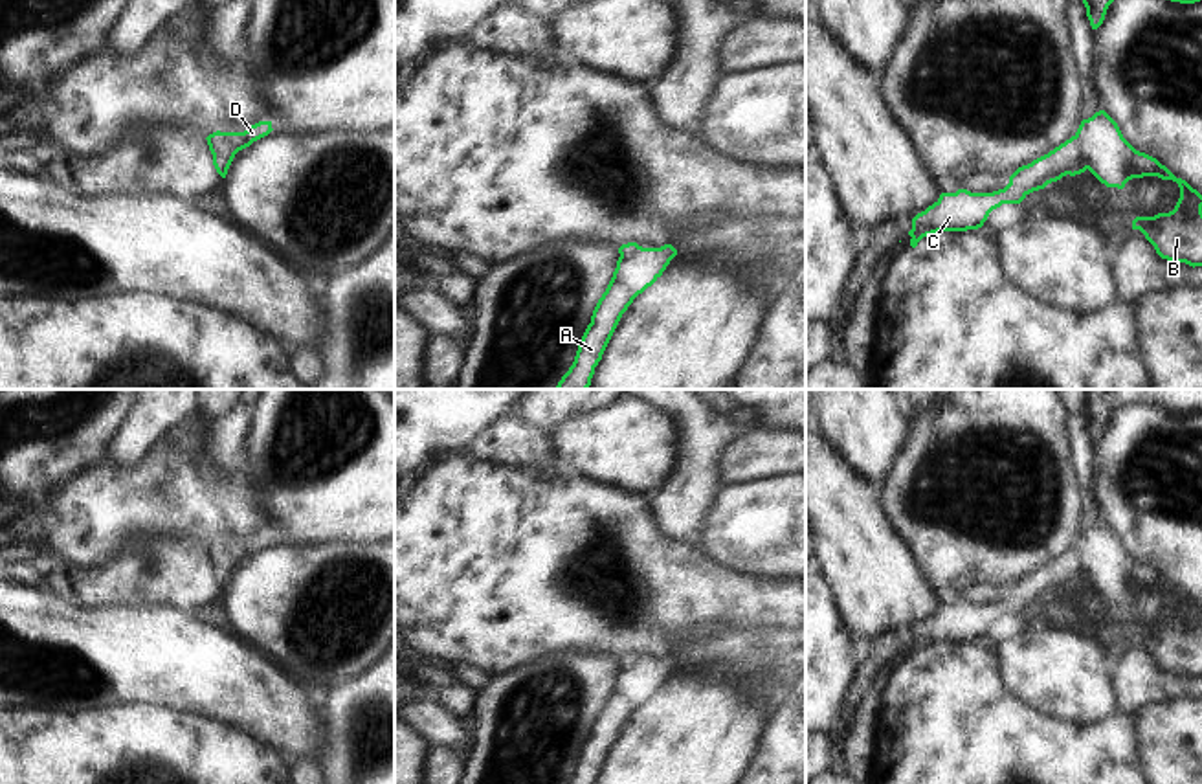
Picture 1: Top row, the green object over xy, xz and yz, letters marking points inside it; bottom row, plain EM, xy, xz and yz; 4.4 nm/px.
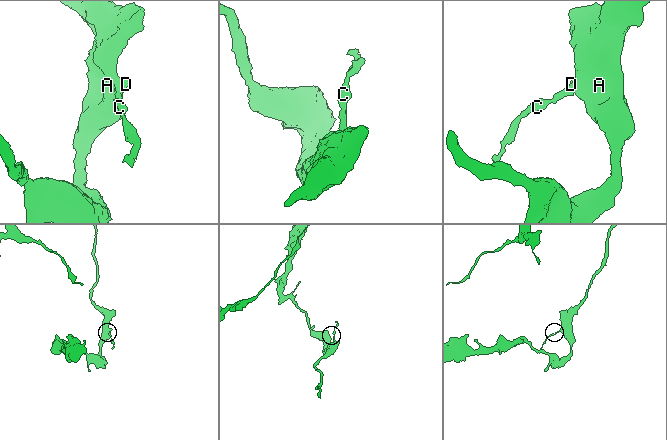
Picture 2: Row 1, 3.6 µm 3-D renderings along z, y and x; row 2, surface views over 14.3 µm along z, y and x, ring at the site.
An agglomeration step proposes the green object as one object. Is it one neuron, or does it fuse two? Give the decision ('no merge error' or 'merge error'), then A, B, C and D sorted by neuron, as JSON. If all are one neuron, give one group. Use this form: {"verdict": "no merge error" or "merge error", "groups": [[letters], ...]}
{"verdict": "merge error", "groups": [["A", "B", "D"], ["C"]]}

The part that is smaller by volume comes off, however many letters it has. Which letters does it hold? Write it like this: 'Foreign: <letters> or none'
Foreign: C

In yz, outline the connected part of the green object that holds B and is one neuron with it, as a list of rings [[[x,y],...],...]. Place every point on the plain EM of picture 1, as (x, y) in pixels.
[[[1105,521],[1083,531],[1075,549],[1086,580],[1107,599],[1123,600],[1129,591],[1143,588],[1178,595],[1174,621],[1136,628],[1132,641],[1140,641],[1162,670],[1202,678],[1202,606],[1156,569],[1136,562]]]

